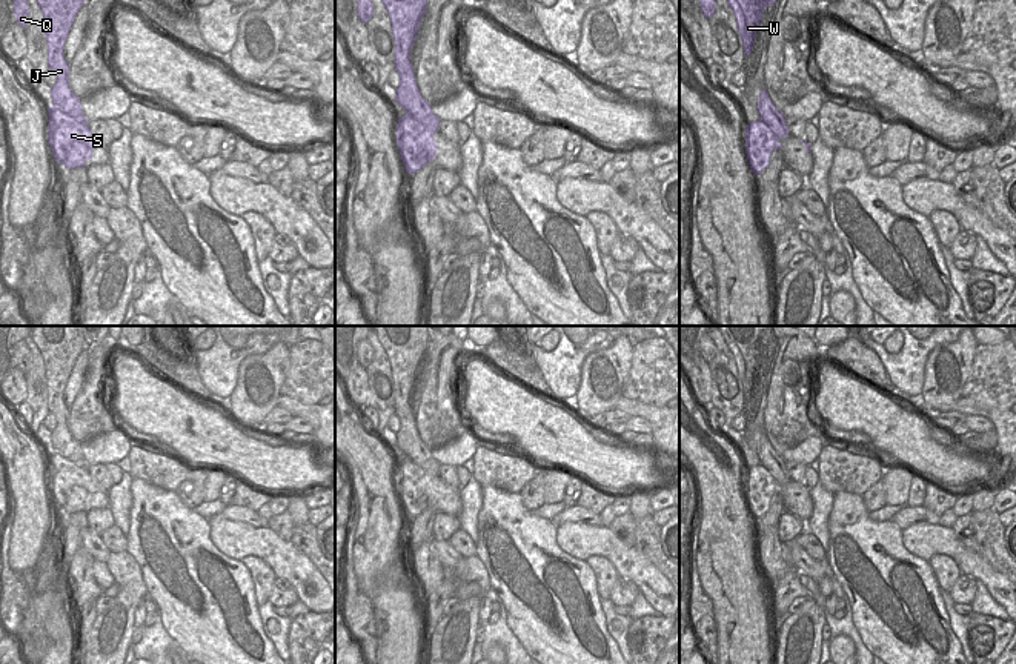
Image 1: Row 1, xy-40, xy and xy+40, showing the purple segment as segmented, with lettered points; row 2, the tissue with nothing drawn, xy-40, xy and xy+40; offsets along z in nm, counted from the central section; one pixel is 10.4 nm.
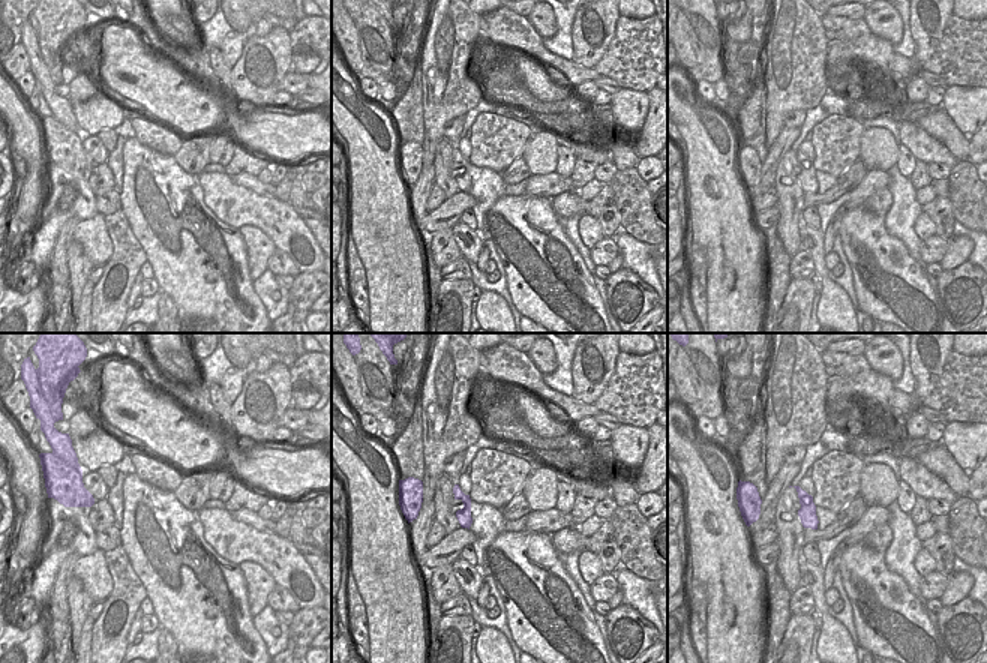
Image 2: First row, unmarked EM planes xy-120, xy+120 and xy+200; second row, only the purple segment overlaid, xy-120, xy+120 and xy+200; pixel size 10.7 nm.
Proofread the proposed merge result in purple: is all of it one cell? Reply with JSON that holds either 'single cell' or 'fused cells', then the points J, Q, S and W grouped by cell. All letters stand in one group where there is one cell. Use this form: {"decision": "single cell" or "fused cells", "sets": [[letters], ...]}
{"decision": "fused cells", "sets": [["J", "Q", "W"], ["S"]]}

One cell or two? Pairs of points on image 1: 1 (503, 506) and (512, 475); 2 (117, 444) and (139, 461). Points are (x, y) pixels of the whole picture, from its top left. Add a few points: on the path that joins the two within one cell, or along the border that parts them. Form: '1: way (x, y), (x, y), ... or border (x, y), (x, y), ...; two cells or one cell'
1: border (481, 486), (495, 486), (518, 494); two cells
2: border (139, 444), (132, 446), (126, 455); two cells

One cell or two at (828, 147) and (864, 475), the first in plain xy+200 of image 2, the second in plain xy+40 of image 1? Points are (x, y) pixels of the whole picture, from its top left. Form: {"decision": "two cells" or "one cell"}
{"decision": "one cell"}

